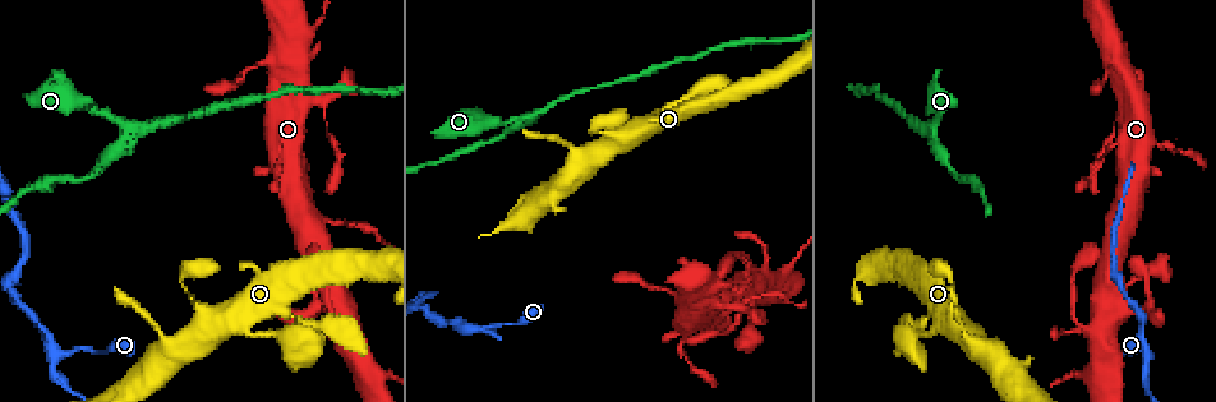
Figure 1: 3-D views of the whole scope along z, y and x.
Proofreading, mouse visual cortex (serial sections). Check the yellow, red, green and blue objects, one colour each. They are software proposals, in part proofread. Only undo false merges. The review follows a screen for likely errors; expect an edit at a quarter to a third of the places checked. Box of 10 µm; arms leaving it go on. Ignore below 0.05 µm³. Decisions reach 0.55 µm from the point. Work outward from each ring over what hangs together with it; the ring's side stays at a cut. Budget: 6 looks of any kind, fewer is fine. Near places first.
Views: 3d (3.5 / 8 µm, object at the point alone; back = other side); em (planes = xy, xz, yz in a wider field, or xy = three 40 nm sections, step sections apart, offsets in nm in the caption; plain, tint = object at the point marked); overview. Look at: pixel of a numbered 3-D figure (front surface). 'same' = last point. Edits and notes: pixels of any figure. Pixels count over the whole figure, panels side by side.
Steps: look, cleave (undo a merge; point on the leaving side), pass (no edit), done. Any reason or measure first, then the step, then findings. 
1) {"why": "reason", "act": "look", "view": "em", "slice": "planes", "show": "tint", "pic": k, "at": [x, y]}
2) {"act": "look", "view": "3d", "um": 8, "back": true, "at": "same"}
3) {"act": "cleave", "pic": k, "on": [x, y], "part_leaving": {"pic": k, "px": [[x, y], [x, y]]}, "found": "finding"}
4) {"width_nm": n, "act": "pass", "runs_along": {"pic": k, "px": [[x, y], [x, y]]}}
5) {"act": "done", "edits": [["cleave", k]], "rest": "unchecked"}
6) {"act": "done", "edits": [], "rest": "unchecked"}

{"why": "branch point", "act": "look", "view": "3d", "um": 3.5, "pic": 1, "at": [275, 61]}

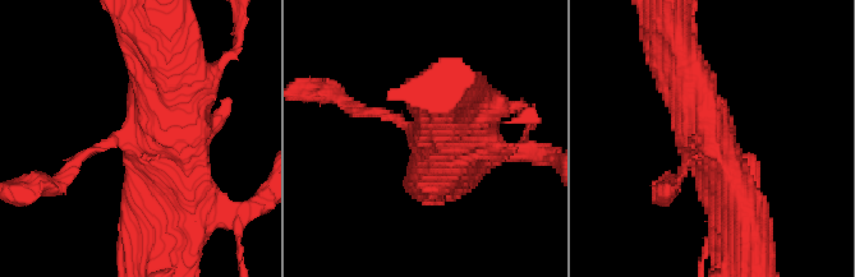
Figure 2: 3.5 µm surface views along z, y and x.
{"act": "look", "view": "em", "slice": "xy", "step": 1, "show": "tint", "pic": 2, "at": [133, 140]}

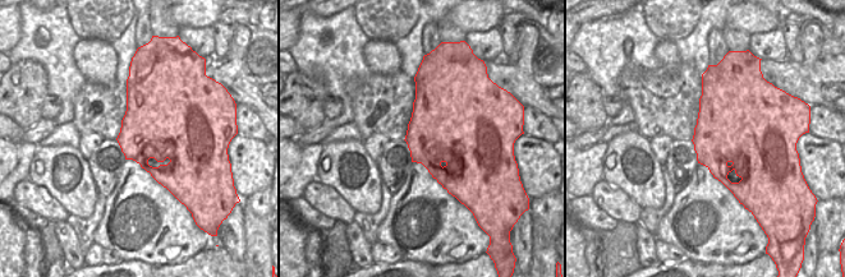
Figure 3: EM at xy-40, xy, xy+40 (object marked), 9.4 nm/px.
{"why": "another direction", "act": "look", "view": "em", "slice": "xy", "step": 3, "show": "tint", "at": "same"}

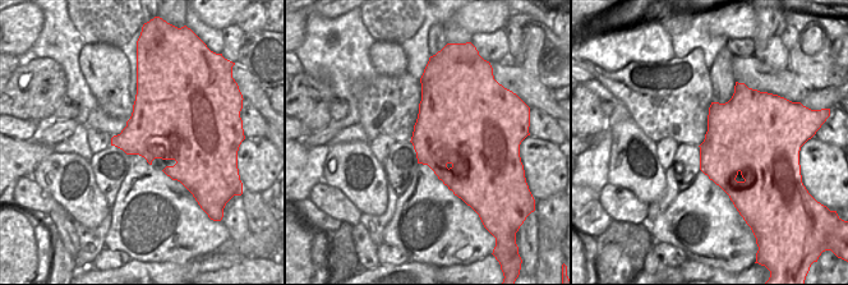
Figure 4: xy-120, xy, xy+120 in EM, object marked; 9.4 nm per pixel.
{"act": "pass", "runs_along": {"pic": 2, "px": [[739, 213], [676, 64]]}, "found": "all the same cell"}

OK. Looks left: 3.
{"why": "three arms meet", "act": "look", "view": "em", "slice": "planes", "show": "tint", "pic": 1, "at": [530, 115]}

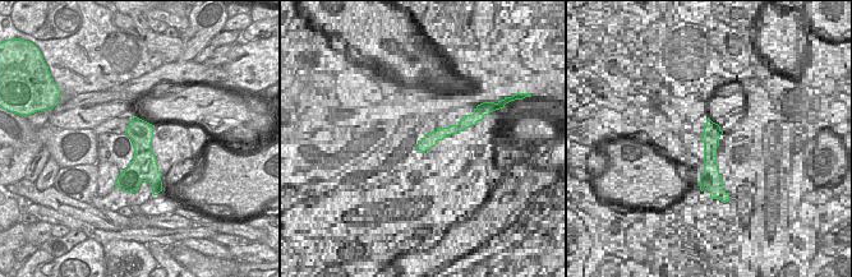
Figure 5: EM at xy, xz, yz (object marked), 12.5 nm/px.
{"act": "look", "view": "3d", "um": 3.5, "at": "same"}

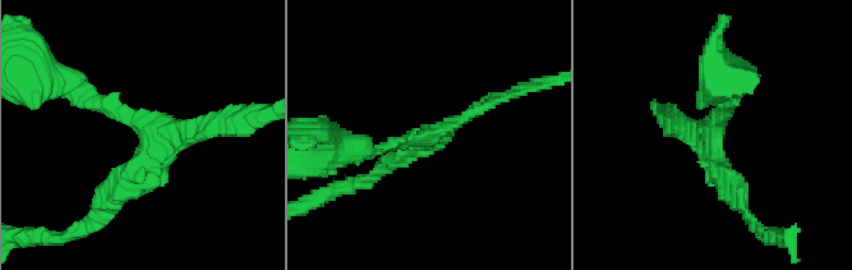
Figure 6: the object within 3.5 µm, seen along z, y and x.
{"arm_widths_nm": [150, 150, 300], "act": "pass", "runs_along": {"pic": 6, "px": [[363, 152], [431, 136], [505, 96]]}, "found": "all the same cell"}

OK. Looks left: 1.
{"act": "done", "edits": [], "rest": "unchecked"}

